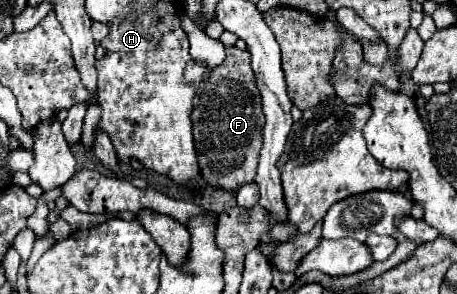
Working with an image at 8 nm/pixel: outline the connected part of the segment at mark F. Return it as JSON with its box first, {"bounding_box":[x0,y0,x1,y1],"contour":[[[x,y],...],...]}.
{"bounding_box":[192,47,264,191],"contour":[[[226,47],[226,59],[208,73],[202,95],[194,103],[192,125],[200,173],[208,185],[238,191],[242,185],[254,181],[262,149],[264,113],[248,51]]]}

